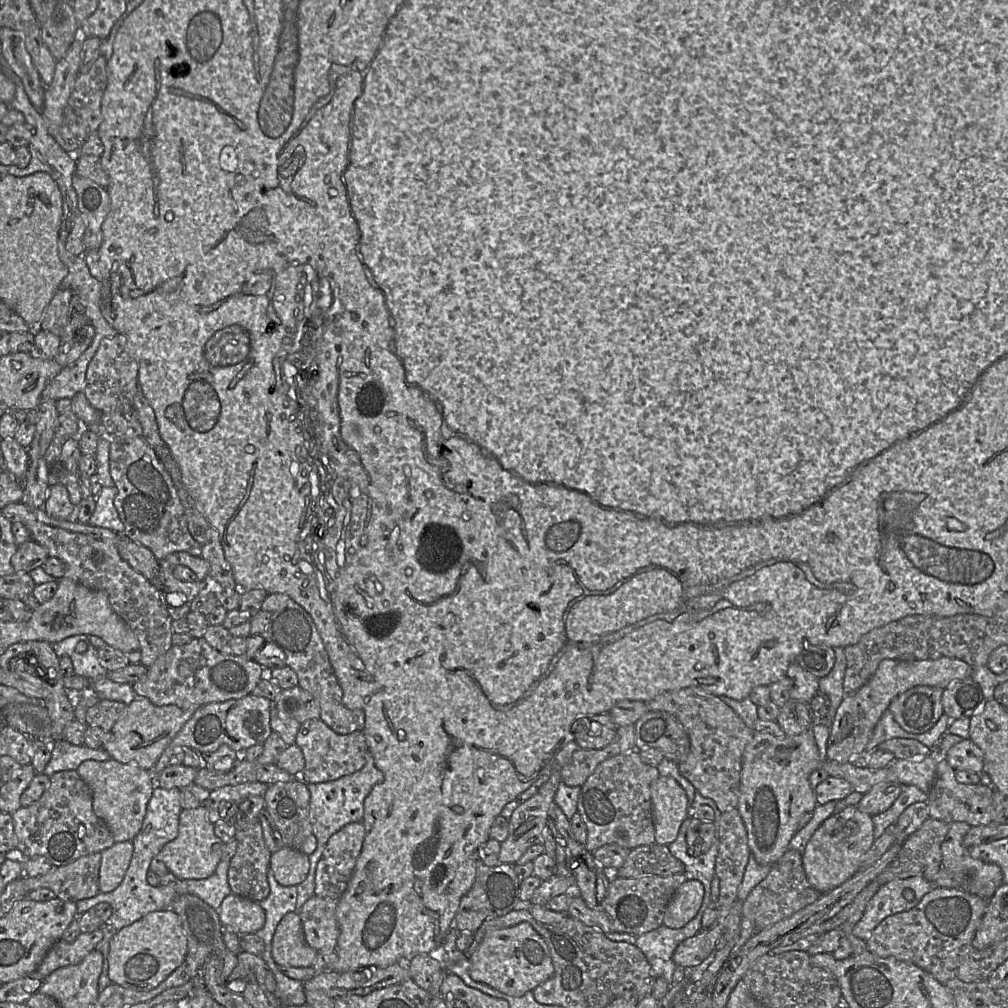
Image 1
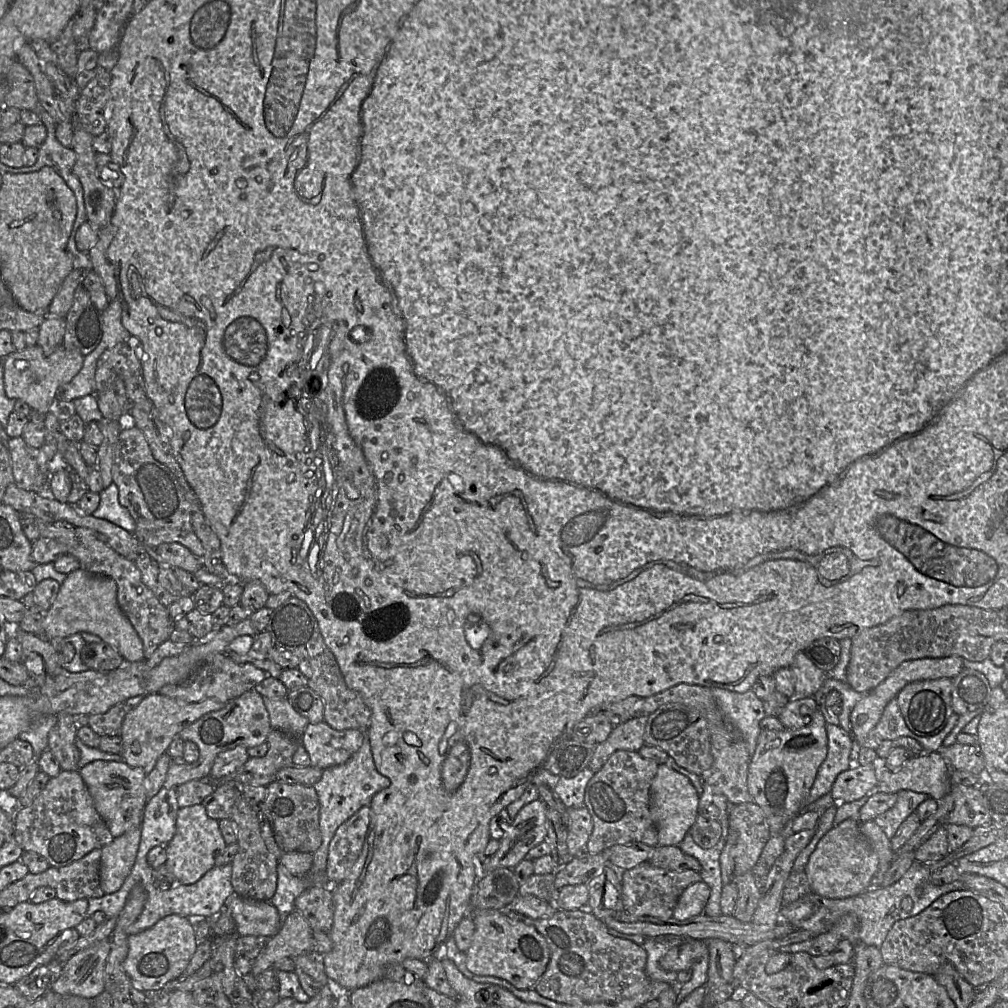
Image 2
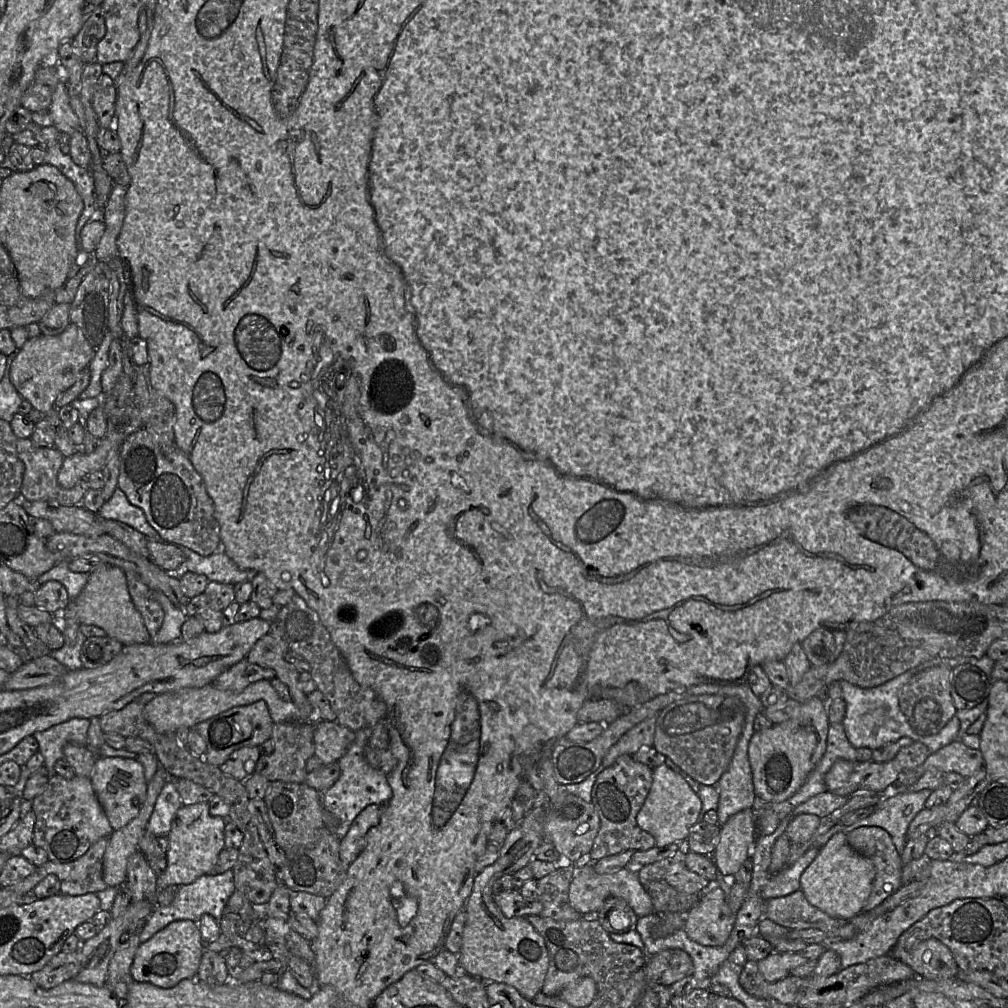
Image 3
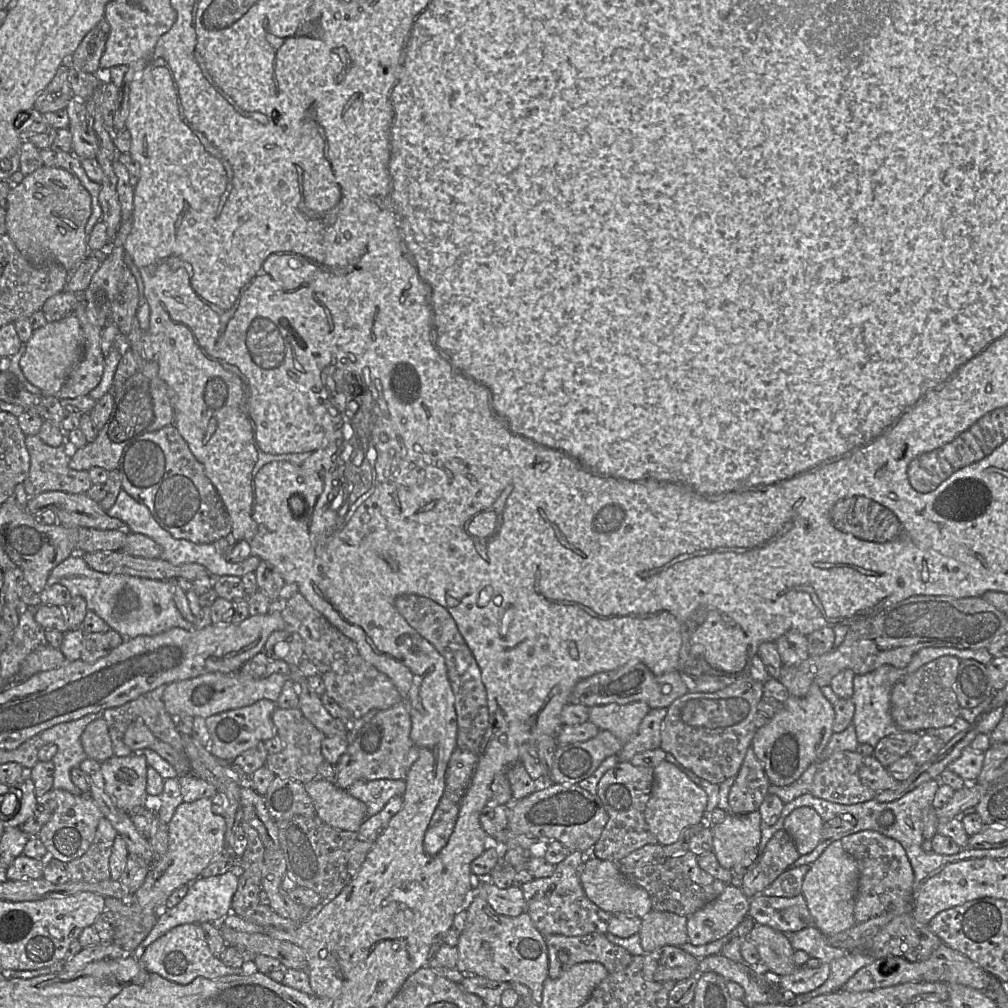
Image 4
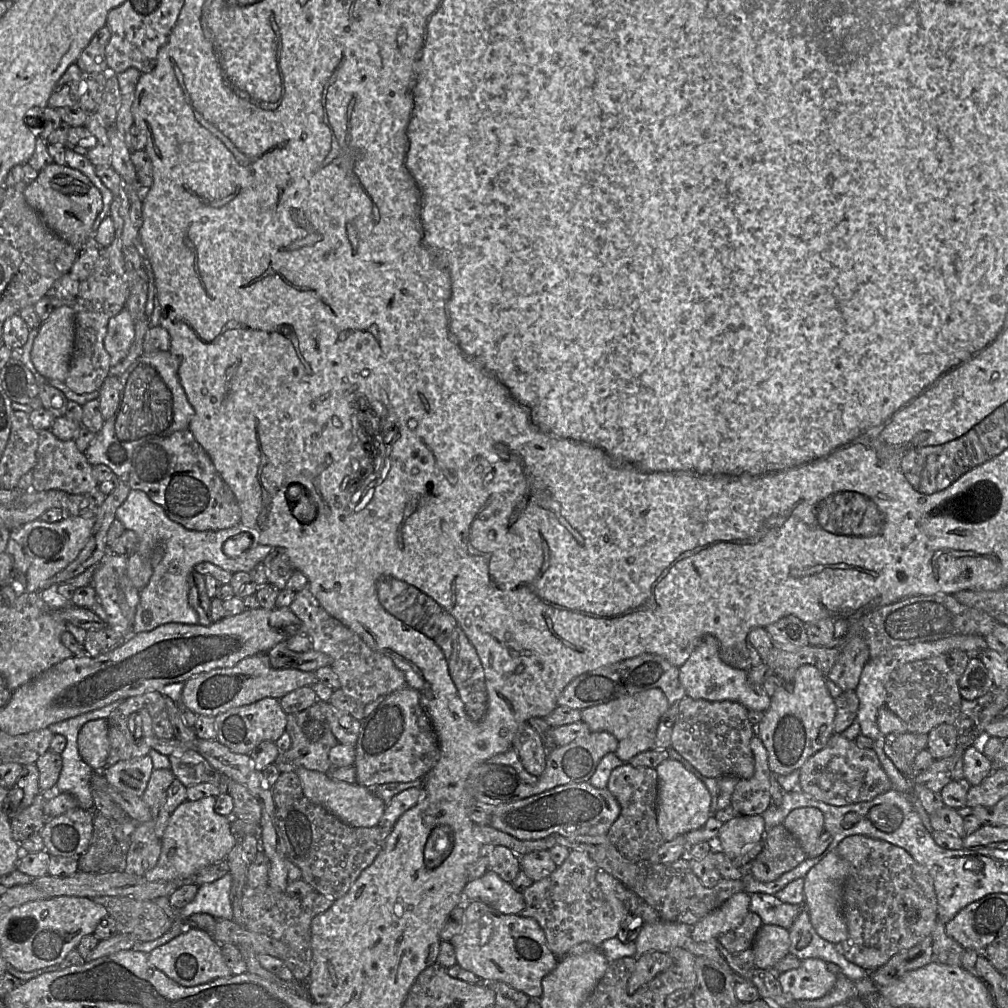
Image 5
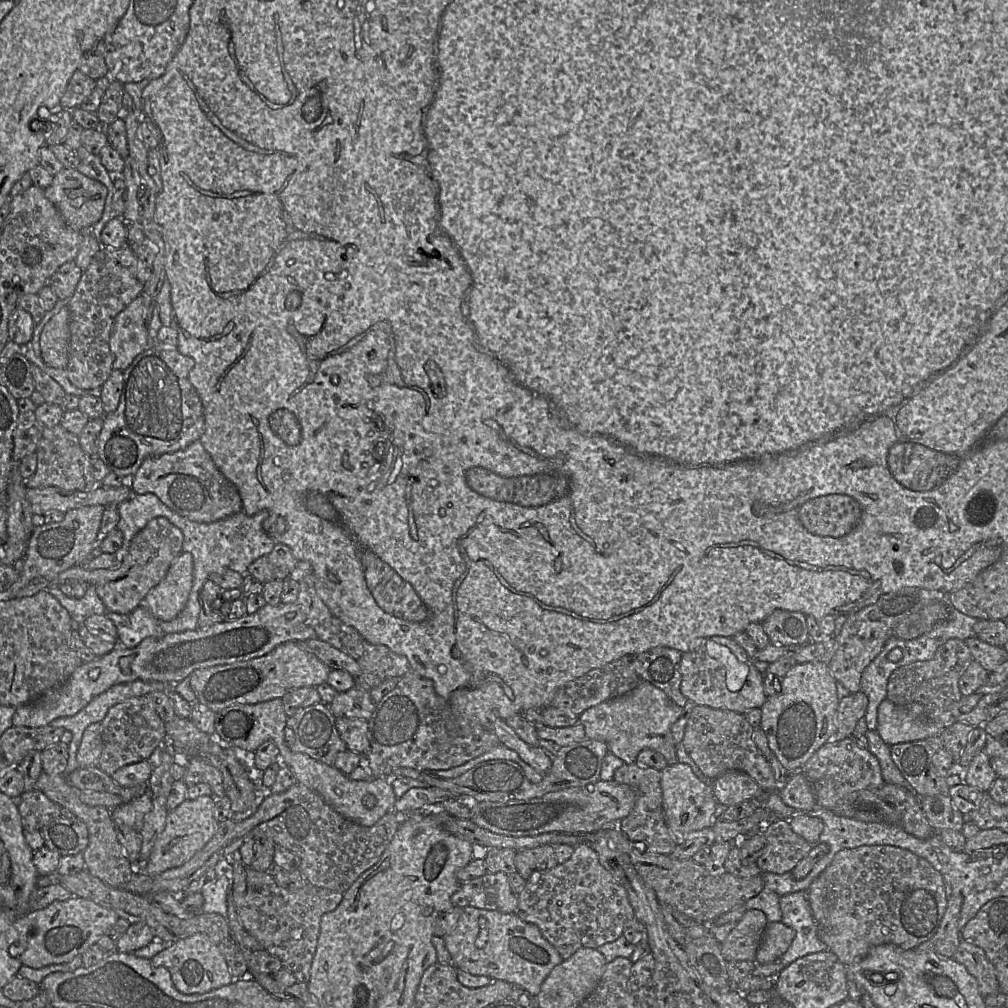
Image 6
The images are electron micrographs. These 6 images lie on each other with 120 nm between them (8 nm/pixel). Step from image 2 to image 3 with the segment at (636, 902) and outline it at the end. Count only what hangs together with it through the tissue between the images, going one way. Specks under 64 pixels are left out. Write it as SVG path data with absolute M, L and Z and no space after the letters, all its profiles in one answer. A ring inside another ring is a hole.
M681 847L672 857L649 865L635 867L640 883L645 887L651 881L664 880L680 893L698 893L709 885L709 880L690 871L685 865L689 848Z

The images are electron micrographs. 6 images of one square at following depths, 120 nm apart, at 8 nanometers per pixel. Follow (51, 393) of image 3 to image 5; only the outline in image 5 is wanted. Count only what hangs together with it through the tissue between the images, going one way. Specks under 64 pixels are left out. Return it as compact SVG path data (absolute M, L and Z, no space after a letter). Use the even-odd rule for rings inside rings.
M69 306L54 308L39 327L31 350L36 370L48 379L64 382L74 349L74 310Z

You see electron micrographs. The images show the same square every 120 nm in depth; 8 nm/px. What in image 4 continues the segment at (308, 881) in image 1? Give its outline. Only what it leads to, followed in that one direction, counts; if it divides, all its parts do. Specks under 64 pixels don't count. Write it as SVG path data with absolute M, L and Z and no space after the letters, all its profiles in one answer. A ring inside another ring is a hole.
M378 779L357 781L346 790L366 805L366 816L369 818L380 812L391 798L403 796L405 789L405 780Z

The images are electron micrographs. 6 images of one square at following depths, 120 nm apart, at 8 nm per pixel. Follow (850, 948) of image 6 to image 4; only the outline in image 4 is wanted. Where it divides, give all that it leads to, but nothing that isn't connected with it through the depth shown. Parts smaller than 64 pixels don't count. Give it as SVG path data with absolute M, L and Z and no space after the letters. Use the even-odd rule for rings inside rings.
M873 830L859 831L842 838L841 842L845 851L856 859L859 866L859 880L854 905L855 923L862 923L882 914L893 915L892 920L882 927L872 939L850 952L866 954L873 960L887 956L902 957L910 962L928 959L943 942L929 929L928 925L919 923L914 918L912 897L914 872L903 846L898 841Z

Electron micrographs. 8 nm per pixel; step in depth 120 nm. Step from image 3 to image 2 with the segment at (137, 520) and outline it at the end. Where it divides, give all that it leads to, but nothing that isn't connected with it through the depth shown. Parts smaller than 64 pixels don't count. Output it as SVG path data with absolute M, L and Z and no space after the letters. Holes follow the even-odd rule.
M114 482L99 494L100 503L93 512L93 517L109 521L134 534L136 528L135 521L129 511L119 503L119 490Z

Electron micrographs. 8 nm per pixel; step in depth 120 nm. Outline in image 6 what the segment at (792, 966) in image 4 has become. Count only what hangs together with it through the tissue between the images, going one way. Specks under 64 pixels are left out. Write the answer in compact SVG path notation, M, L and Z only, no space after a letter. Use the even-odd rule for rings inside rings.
M781 921L768 922L756 953L756 963L765 964L780 959L790 947L795 934L795 930Z

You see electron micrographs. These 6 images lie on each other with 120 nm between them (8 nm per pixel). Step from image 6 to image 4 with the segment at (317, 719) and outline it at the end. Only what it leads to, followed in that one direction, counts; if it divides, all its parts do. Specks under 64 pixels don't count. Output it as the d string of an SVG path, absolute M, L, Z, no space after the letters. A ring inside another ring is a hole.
M277 707L272 714L272 721L277 728L277 735L282 741L283 748L278 753L269 753L265 766L280 778L296 780L303 784L320 777L318 768L326 761L321 753L321 742L326 735L316 728L299 708Z

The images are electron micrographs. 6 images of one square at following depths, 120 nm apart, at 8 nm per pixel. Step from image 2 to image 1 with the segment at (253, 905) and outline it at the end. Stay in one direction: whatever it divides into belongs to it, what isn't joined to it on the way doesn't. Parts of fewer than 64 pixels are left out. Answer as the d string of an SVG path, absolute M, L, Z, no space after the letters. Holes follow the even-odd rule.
M234 893L224 898L217 911L224 929L239 936L255 934L265 924L265 912L260 904Z

